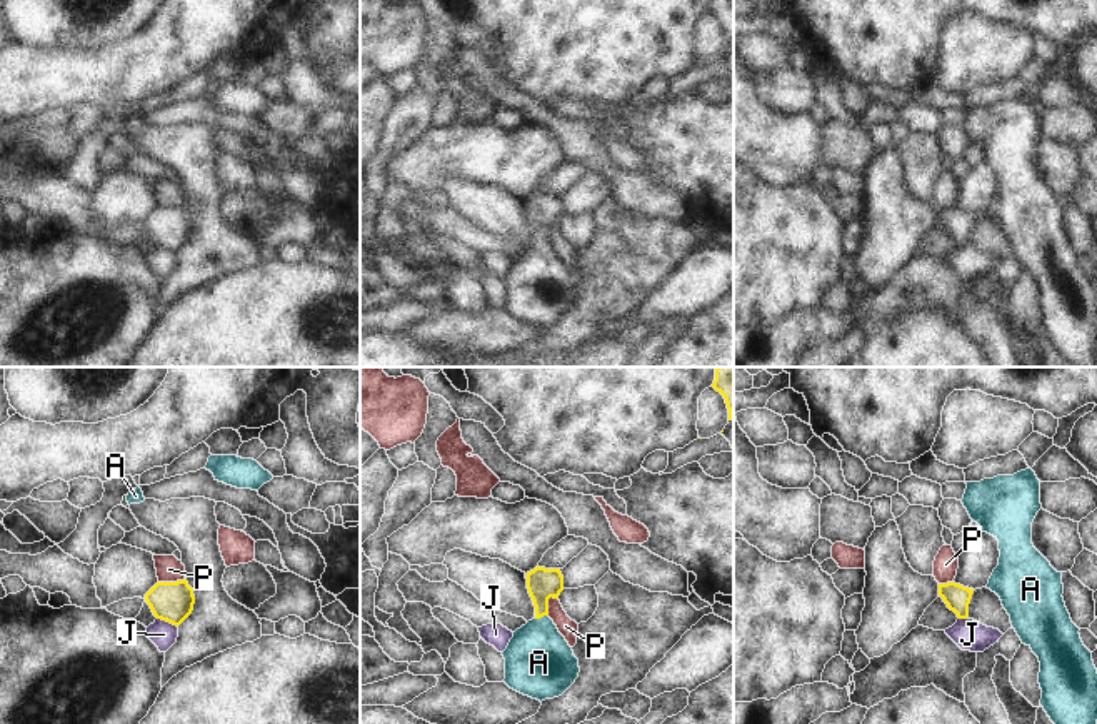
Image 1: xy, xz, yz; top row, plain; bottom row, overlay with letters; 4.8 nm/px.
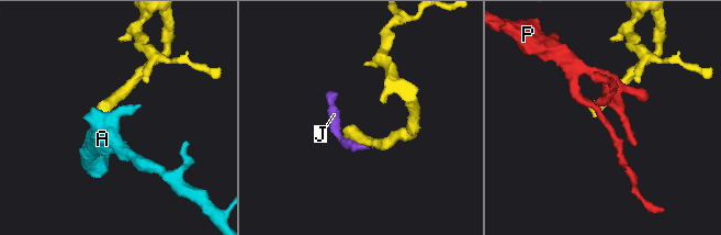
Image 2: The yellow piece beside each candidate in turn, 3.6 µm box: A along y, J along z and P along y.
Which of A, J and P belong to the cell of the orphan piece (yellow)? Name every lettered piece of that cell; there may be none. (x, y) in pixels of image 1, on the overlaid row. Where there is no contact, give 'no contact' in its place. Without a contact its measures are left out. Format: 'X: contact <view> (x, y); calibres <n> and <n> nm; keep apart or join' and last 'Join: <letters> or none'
A: contact xz (540, 616); calibres 150 and 340 nm; join
J: contact xy (167, 621); calibres 190 and 130 nm; keep apart
P: contact xy (170, 583); calibres 190 and 130 nm; keep apart
Join: A

